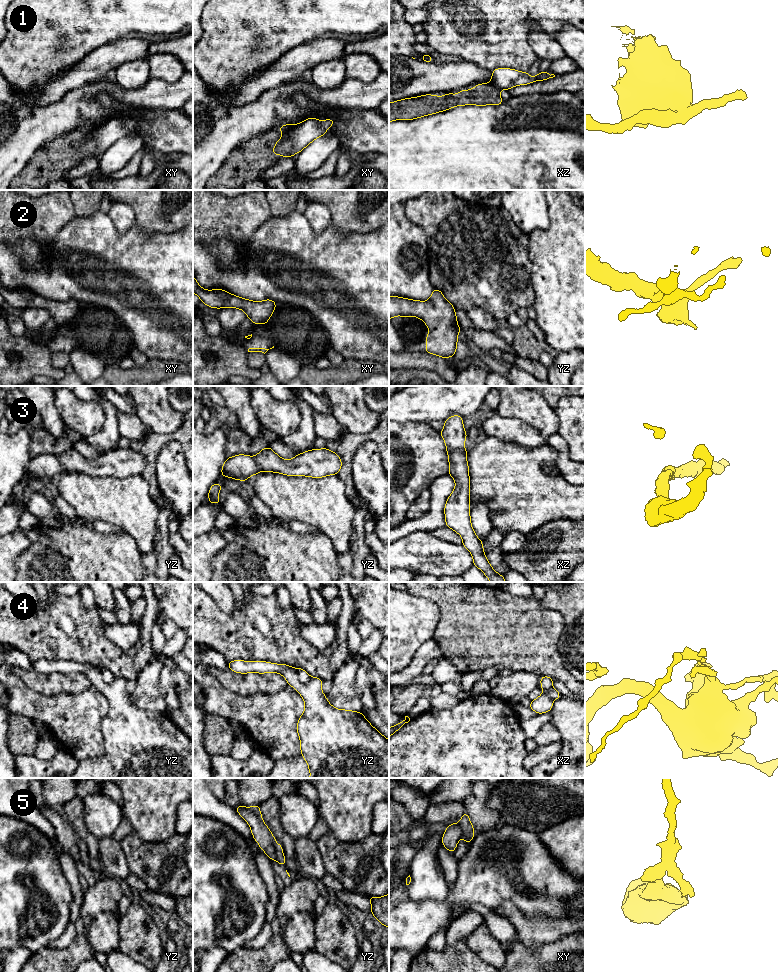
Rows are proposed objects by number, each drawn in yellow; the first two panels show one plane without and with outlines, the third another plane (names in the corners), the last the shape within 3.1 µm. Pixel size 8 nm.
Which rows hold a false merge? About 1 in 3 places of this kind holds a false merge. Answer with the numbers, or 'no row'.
1, 4

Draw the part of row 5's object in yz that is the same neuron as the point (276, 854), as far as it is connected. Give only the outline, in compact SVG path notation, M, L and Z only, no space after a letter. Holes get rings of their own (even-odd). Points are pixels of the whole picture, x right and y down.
M244 805L235 808L238 814L248 823L254 840L257 841L261 850L274 861L277 861L281 866L286 864L282 844L276 843L276 838L271 833L262 819L259 805L253 805L249 808Z

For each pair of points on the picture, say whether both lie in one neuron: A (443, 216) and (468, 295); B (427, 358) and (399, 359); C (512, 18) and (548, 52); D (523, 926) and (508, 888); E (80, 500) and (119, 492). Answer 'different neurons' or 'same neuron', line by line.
A: same neuron
B: same neuron
C: different neurons
D: different neurons
E: same neuron

